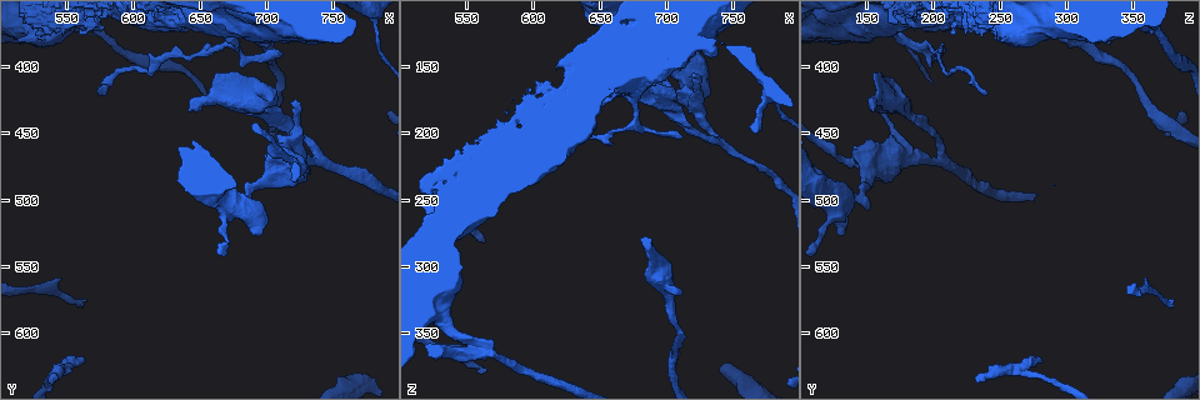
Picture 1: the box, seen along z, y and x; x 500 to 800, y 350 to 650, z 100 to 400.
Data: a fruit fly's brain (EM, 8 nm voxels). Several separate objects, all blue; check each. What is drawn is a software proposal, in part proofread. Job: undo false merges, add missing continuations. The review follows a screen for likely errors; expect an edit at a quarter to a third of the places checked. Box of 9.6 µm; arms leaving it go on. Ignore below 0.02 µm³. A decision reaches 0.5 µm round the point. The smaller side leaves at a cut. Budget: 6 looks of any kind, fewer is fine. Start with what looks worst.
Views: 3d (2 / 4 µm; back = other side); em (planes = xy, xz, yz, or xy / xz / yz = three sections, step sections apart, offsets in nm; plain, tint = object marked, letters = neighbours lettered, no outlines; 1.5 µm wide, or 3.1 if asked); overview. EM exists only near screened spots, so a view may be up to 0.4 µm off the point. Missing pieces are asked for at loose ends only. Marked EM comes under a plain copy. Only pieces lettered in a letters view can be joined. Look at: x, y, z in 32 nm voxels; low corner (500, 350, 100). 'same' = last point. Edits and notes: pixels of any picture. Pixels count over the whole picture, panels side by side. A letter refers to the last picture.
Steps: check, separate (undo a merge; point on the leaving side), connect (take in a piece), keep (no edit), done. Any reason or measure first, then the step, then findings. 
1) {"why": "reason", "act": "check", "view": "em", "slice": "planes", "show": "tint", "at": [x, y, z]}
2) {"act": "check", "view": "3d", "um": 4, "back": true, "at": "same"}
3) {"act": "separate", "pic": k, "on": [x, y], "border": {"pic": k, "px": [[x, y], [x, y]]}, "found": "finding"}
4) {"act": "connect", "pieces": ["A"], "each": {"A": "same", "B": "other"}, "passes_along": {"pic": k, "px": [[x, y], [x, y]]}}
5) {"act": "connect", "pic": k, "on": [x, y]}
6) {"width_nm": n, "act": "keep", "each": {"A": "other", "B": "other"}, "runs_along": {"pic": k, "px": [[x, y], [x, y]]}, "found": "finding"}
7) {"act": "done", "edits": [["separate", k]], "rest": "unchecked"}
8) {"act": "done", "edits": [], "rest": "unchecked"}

{"why": "branch stops here", "act": "check", "view": "em", "slice": "planes", "show": "letters", "at": [642, 432, 158]}

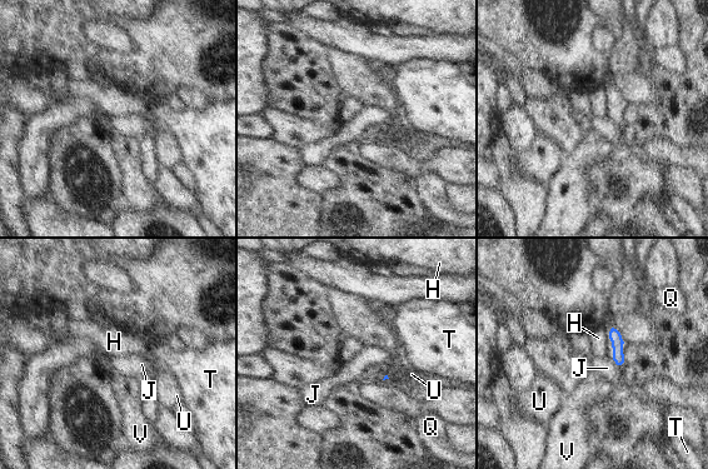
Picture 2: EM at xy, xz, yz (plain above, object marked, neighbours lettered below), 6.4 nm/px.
{"act": "keep", "each": {"H": "other", "J": "other", "Q": "other", "T": "other", "U": "other", "V": "other"}, "border": {"pic": 2, "px": [[612, 359], [618, 365]]}, "found": "none of them fits"}

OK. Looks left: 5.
{"why": "an open end", "act": "check", "view": "em", "slice": "planes", "show": "letters", "at": [710, 388, 204]}

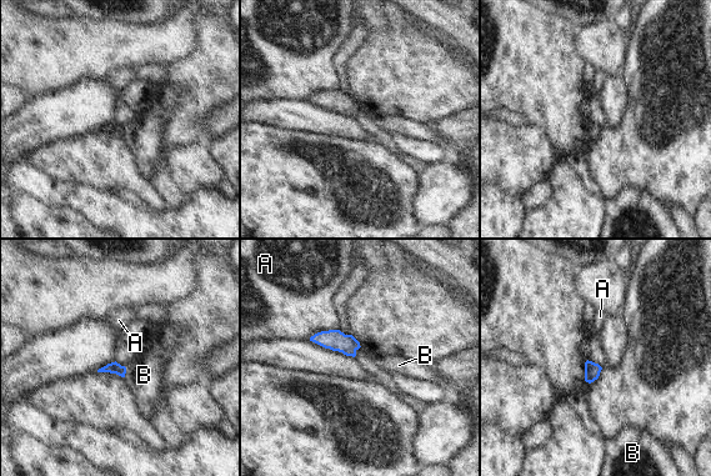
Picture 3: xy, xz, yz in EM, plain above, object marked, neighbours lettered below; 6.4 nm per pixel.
{"width_nm": 80, "act": "keep", "each": {"A": "other", "B": "other"}, "found": "none of them fits"}

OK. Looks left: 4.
{"why": "end of a long branch", "act": "check", "view": "em", "slice": "xy", "step": 8, "show": "letters", "at": [572, 420, 240]}

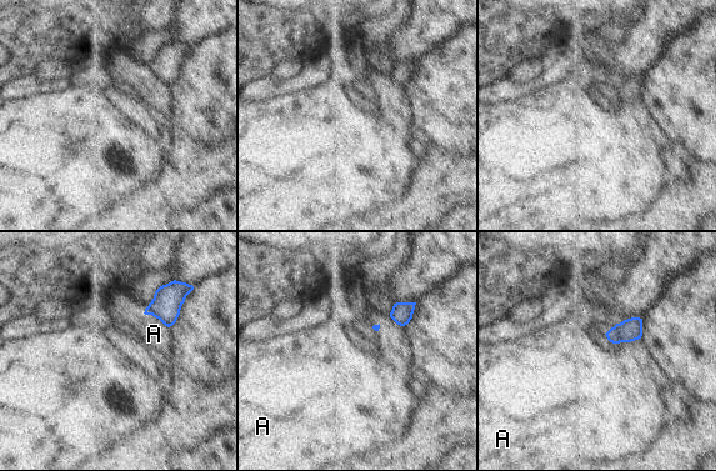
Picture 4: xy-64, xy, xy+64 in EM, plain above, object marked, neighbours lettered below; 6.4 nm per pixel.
{"act": "keep", "each": {"A": "other"}, "border": {"pic": 4, "px": [[604, 334], [612, 342], [641, 337]]}, "found": "none of them fits"}

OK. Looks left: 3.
{"act": "done", "edits": [], "rest": "unchecked"}

